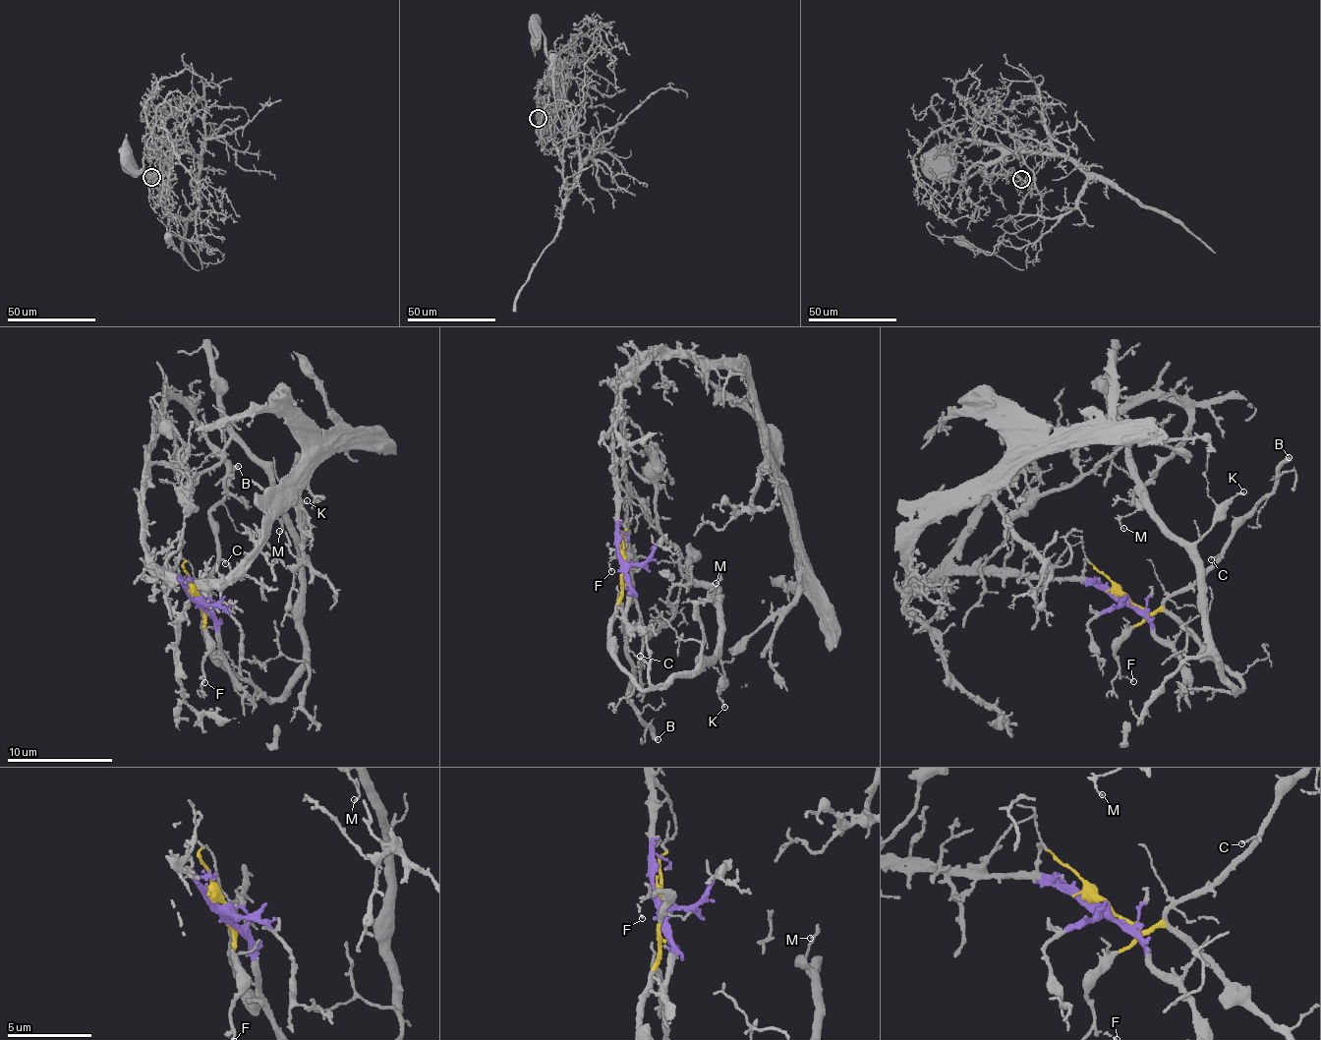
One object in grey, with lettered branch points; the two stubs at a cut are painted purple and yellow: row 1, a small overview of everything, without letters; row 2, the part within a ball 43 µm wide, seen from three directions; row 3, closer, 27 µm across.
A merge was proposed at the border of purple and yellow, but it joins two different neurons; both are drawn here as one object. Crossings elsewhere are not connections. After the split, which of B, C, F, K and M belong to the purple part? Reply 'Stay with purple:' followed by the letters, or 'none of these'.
Stay with purple: none of these

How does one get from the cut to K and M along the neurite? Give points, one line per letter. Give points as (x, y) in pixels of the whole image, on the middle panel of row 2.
K: (622, 563), (608, 648), (642, 688), (659, 688), (717, 657), (725, 706)
M: (622, 563), (608, 648), (642, 688), (712, 664), (722, 612), (715, 603), (718, 578), (716, 583)

